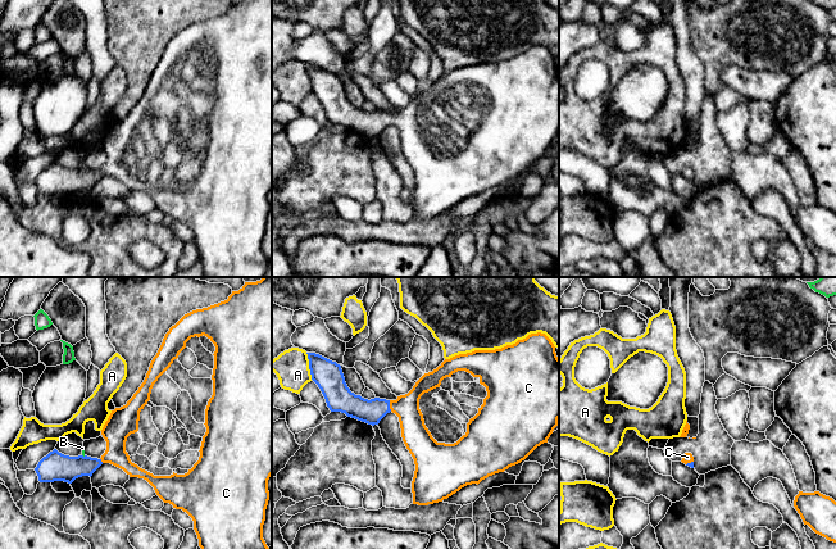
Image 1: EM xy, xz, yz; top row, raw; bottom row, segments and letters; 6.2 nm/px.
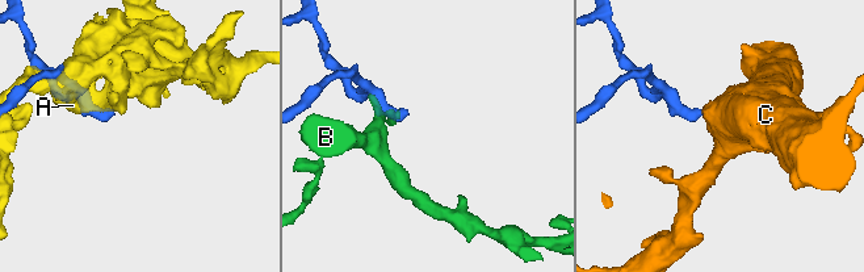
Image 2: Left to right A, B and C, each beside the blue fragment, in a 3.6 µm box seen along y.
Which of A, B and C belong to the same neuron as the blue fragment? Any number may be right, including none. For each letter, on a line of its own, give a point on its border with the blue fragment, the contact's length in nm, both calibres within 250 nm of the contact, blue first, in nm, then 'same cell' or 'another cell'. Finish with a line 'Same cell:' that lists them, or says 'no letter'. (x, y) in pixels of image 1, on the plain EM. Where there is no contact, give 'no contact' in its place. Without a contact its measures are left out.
A: contact xz (309, 78); length 170 nm; calibres 180 and 220 nm; another cell
B: contact xy (82, 168); length 30 nm; calibres 180 and 20 nm; another cell
C: contact xz (389, 118); length 70 nm; calibres 150 and 170 nm; same cell
Same cell: C

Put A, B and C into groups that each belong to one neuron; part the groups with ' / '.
A / B / C

